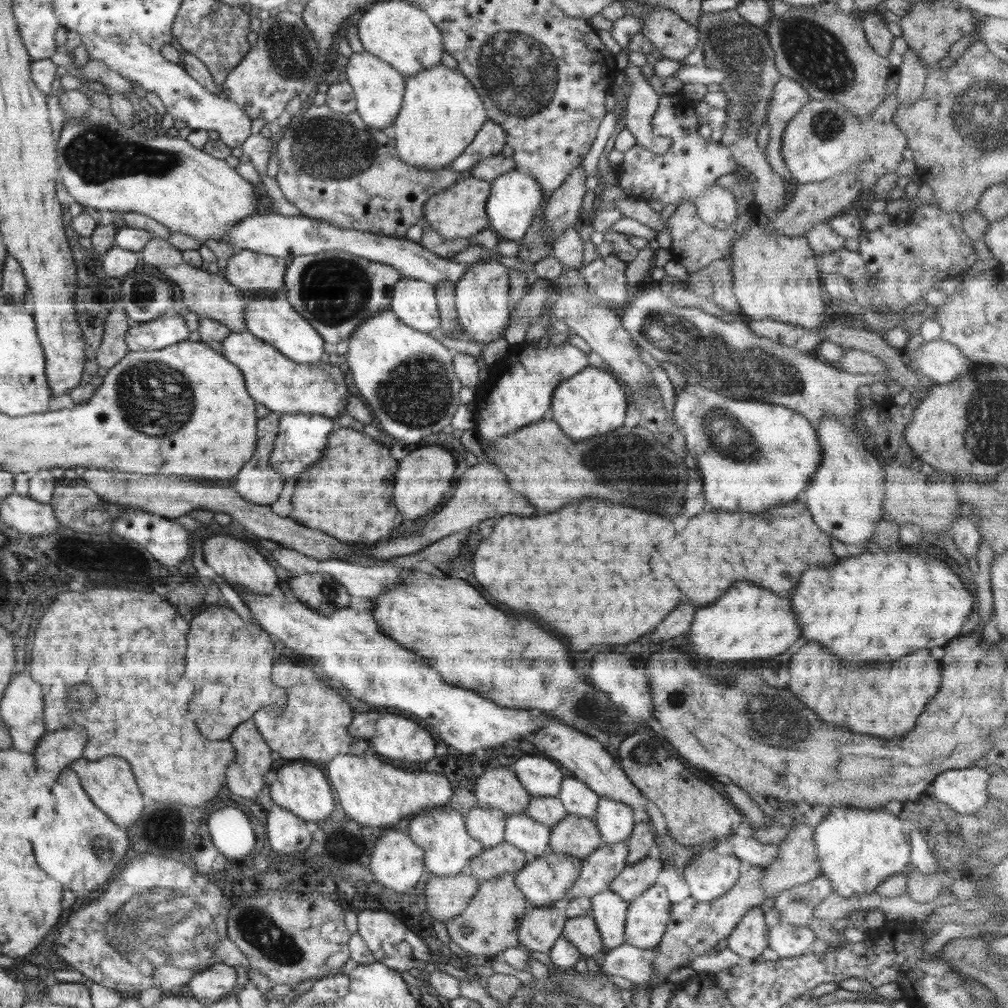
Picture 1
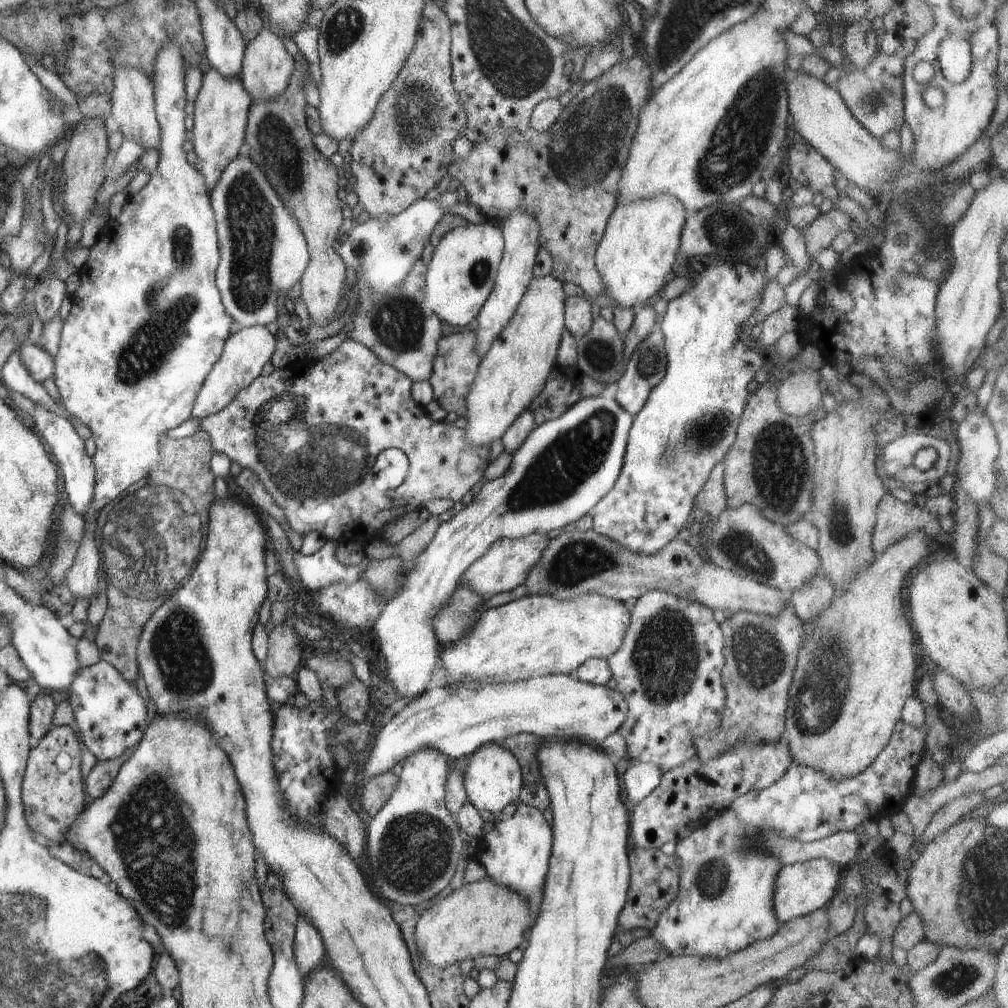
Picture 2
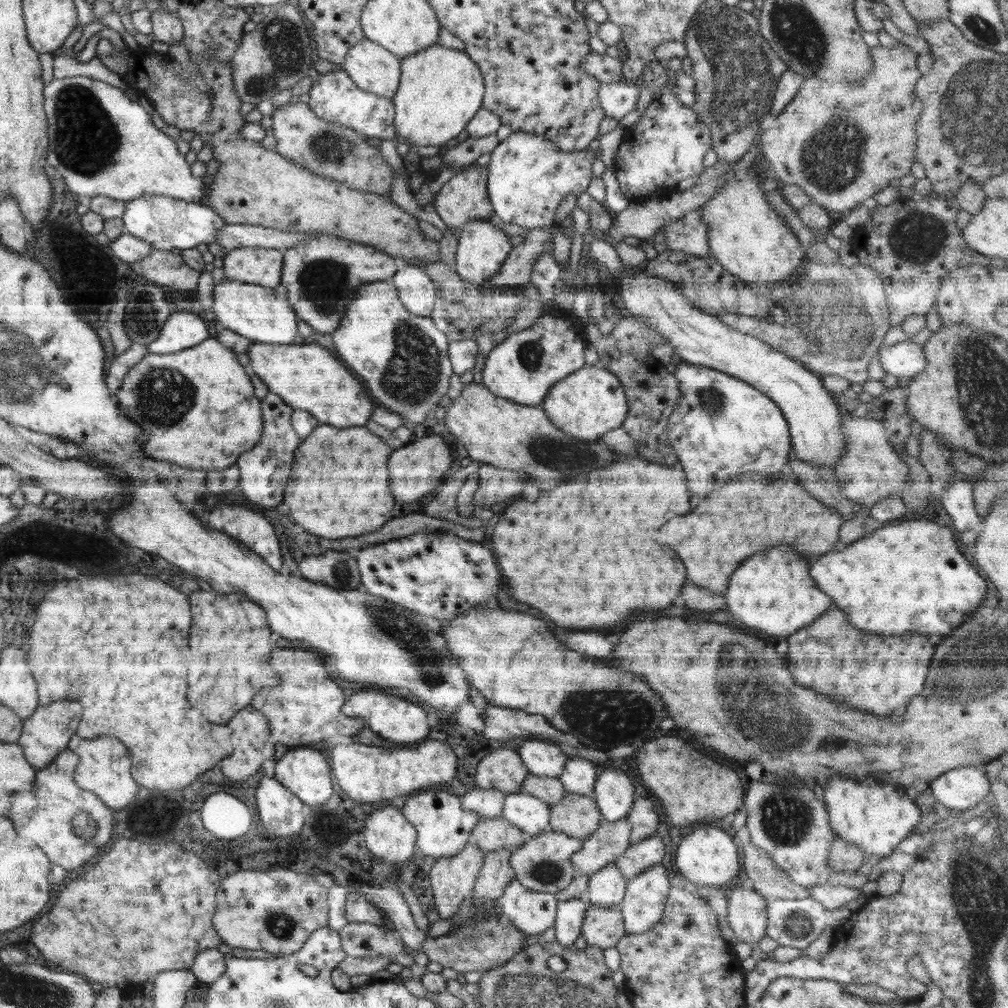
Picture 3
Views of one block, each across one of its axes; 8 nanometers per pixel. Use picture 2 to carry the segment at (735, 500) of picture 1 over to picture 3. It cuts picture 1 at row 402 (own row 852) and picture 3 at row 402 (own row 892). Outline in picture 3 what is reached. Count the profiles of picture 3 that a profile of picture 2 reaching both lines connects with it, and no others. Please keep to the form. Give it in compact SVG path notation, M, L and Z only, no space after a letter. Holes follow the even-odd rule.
M681 362L673 374L679 382L680 398L678 406L669 416L667 431L692 492L706 496L708 492L718 490L718 486L724 486L730 478L738 474L776 474L786 466L788 454L792 451L789 426L782 410L768 396L742 379L710 367Z

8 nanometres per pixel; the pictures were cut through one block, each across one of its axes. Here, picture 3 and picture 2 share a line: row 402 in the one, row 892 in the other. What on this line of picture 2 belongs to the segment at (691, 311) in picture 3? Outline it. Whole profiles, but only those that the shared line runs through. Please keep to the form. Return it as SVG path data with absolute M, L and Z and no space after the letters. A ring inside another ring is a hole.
M824 858L782 866L774 880L774 902L772 902L778 922L784 924L791 919L810 915L826 907L836 895L840 883L840 869Z

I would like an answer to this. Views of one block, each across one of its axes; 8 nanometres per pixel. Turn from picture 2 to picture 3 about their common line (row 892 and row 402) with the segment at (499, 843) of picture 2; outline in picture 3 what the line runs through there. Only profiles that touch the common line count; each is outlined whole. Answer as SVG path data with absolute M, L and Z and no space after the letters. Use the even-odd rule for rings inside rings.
M573 312L566 316L546 313L538 317L530 328L504 340L499 339L499 344L493 347L486 358L482 383L498 398L522 406L542 406L554 383L586 364L584 349L588 344L589 330L580 319Z

